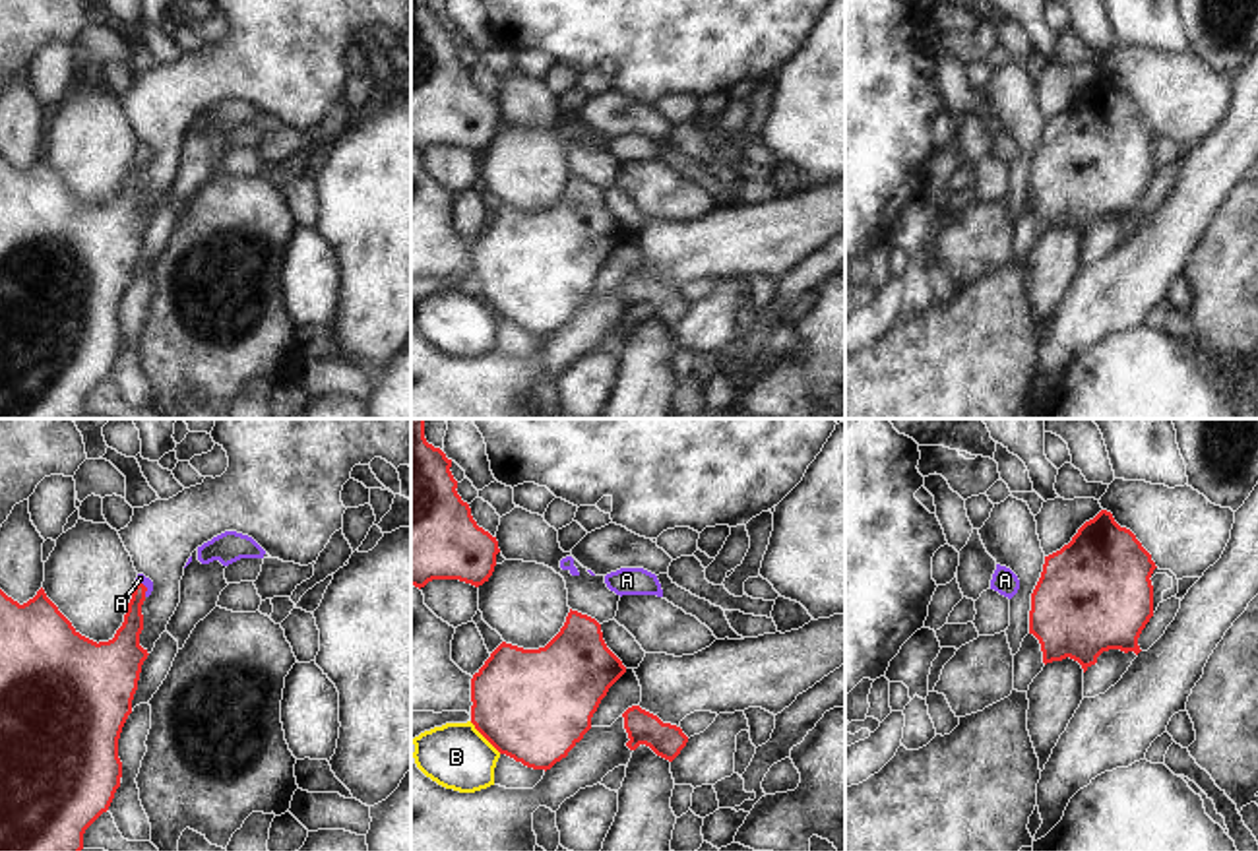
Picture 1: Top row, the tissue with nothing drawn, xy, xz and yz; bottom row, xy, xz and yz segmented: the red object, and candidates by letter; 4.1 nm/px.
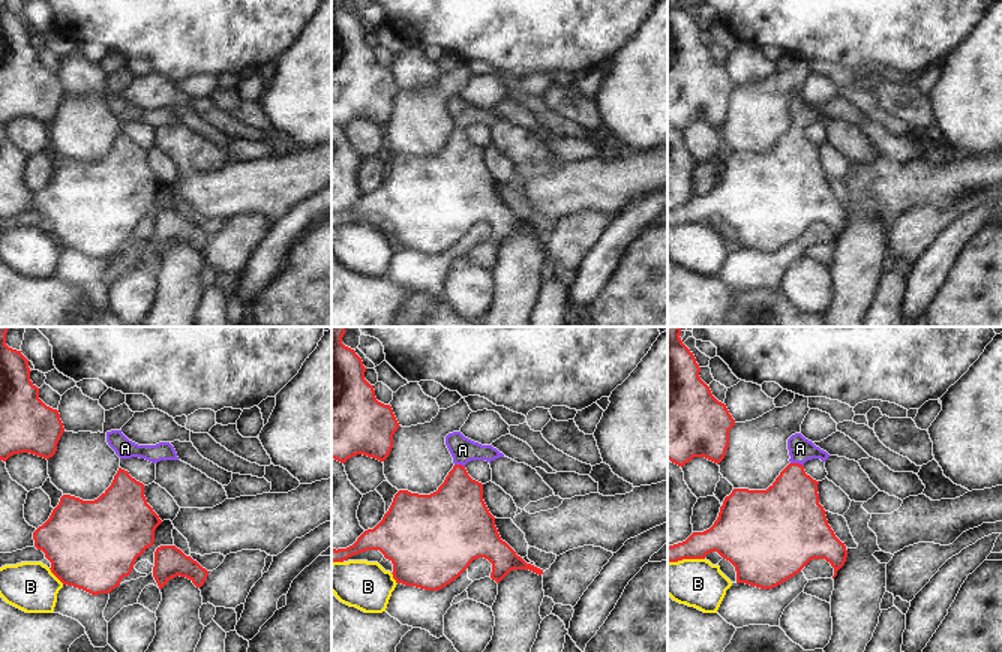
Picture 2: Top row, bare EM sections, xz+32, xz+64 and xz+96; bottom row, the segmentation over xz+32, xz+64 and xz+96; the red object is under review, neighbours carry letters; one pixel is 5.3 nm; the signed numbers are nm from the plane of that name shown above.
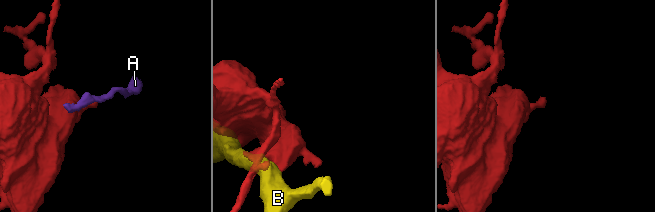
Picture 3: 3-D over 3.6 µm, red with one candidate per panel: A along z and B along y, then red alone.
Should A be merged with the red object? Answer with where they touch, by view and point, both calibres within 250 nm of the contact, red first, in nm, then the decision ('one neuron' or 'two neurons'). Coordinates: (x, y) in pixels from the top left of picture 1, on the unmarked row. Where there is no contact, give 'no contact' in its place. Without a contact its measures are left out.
xy (144, 152) | 110/40 nm | one neuron

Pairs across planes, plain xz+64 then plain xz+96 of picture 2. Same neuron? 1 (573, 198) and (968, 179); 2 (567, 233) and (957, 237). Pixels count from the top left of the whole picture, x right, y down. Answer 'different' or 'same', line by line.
1: same
2: different

